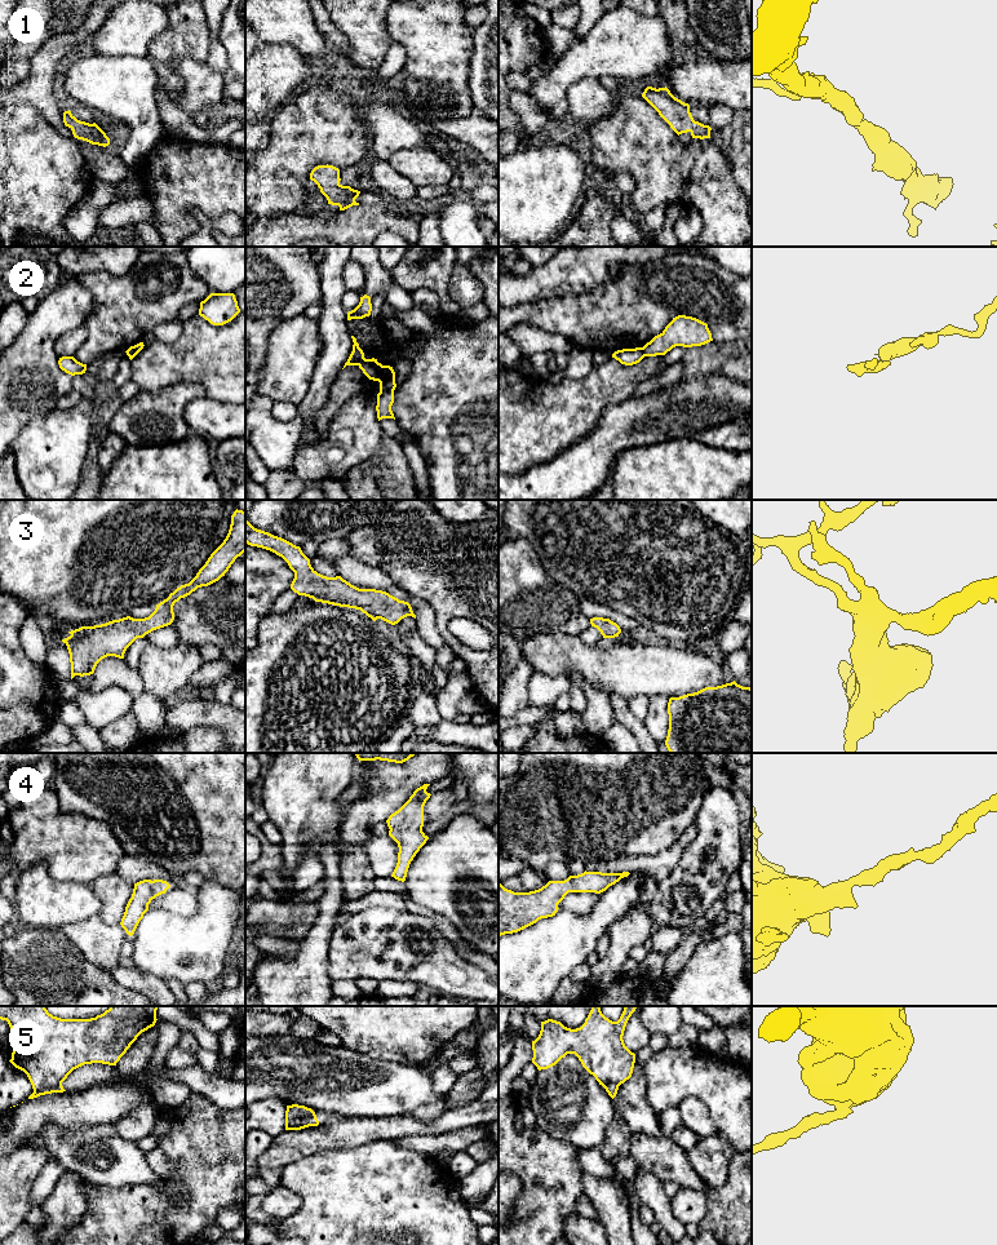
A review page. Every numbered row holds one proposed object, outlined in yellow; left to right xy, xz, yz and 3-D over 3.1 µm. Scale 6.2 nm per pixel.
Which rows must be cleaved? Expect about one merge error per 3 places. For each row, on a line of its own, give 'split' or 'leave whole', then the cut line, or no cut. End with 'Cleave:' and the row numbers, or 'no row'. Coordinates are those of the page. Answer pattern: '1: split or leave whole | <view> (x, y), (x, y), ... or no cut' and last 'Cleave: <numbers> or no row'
1: leave whole | no cut
2: split | xz (393, 389), (380, 391)
3: leave whole | no cut
4: leave whole | no cut
5: split | xz (314, 1112), (297, 1126), (286, 1125)
Cleave: 2, 5

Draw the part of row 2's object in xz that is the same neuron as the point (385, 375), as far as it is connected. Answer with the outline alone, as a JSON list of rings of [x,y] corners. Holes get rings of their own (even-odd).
[[[351,336],[351,338],[354,342],[353,351],[344,368],[346,365],[358,365],[369,380],[380,382],[380,391],[395,390],[396,384],[395,372],[393,367],[382,365],[375,358],[365,359],[363,350],[359,347],[359,344],[356,342],[356,338],[354,336]]]

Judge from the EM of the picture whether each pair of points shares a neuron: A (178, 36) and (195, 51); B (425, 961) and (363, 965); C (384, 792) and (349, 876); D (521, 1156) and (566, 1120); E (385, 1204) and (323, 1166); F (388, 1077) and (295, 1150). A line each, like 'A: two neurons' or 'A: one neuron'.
A: one neuron
B: one neuron
C: one neuron
D: two neurons
E: one neuron
F: two neurons

